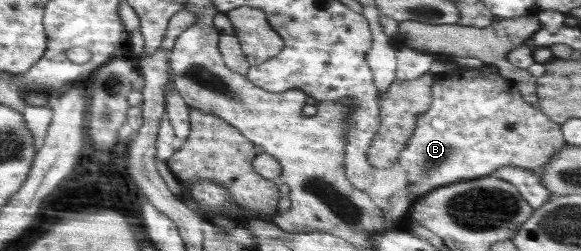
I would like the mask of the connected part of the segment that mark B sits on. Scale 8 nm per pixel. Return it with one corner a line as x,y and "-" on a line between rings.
460,67
454,72
436,74
431,85
430,107
418,114
412,139
400,151
398,167
406,171
408,187
417,199
428,192
462,180
492,175
502,166
518,166
538,171
546,167
550,159
564,147
561,124
552,121
540,107
526,102
519,86
509,78
498,74
481,74
475,68

